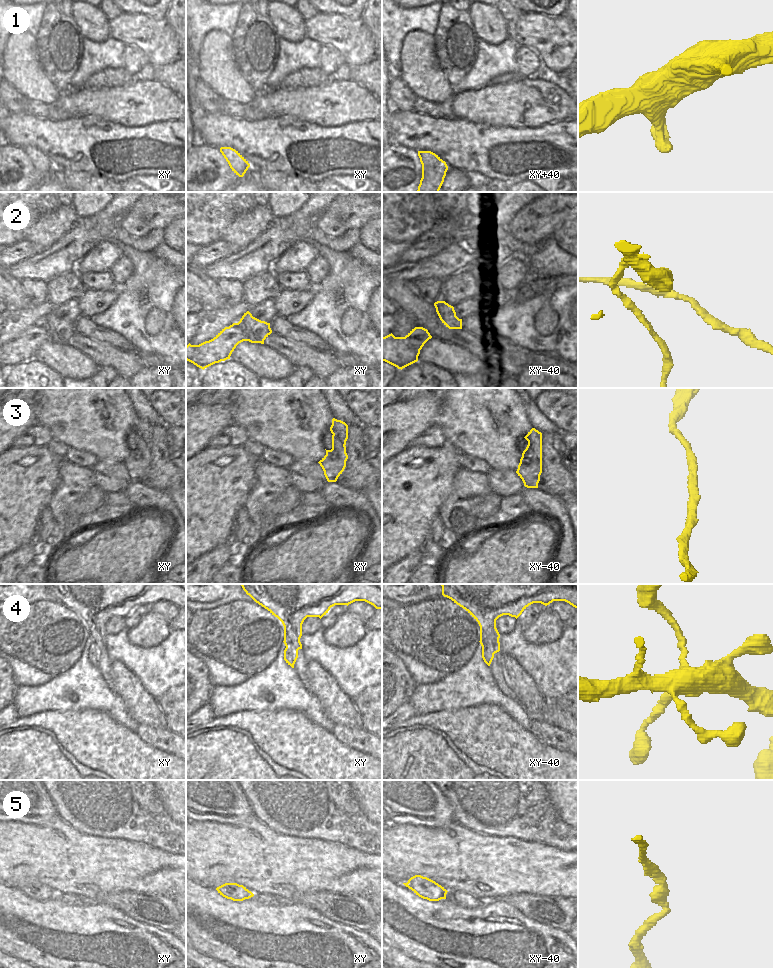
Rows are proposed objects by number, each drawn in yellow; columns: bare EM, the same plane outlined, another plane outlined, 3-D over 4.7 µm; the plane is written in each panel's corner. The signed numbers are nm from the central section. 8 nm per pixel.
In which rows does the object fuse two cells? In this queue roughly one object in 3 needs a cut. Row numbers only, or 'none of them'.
2

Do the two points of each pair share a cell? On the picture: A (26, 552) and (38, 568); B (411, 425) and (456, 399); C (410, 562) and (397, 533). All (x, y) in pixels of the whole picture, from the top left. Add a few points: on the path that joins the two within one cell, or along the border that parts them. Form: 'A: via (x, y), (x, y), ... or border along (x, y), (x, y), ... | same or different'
A: border along (47, 559), (37, 559), (29, 563), (19, 573) | different
B: border along (444, 398), (435, 423) | different
C: border along (421, 549), (410, 553), (392, 565) | different

